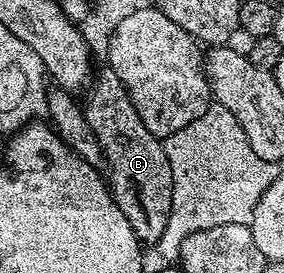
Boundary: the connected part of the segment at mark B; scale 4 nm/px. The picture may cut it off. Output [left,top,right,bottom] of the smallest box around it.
[83,68,173,244]

